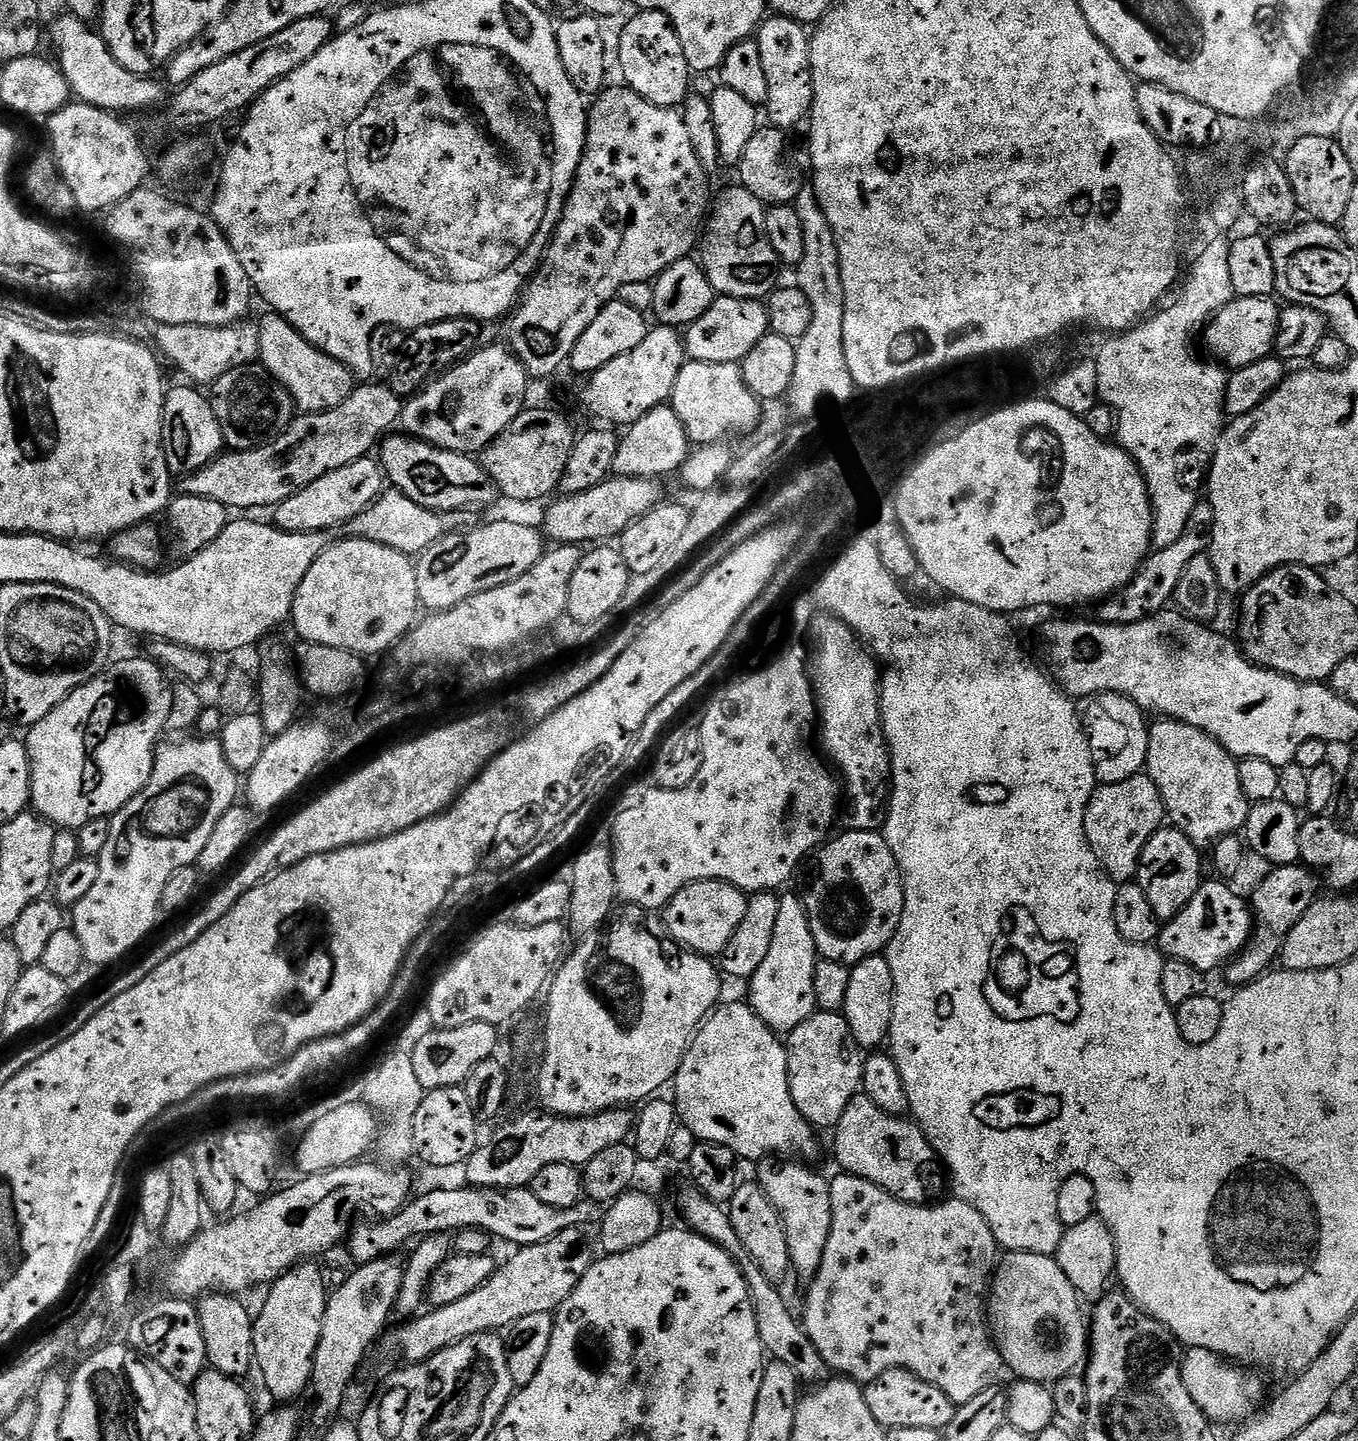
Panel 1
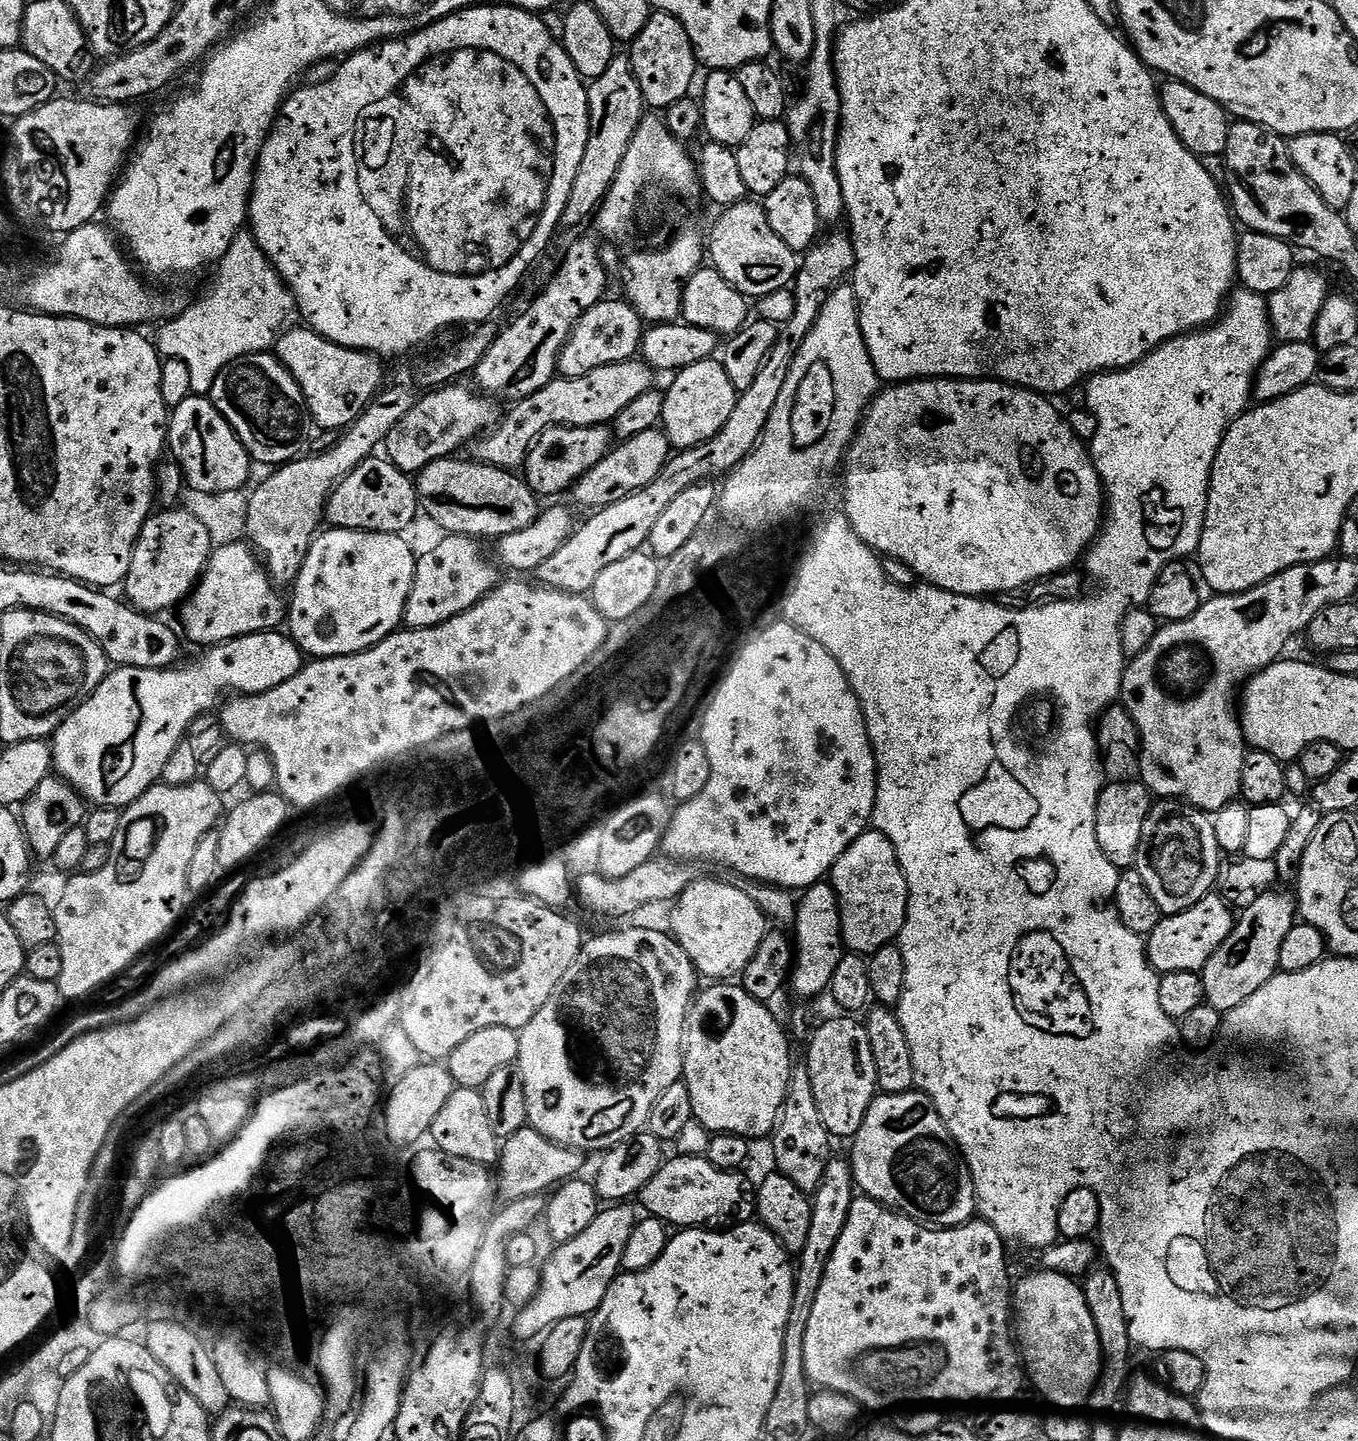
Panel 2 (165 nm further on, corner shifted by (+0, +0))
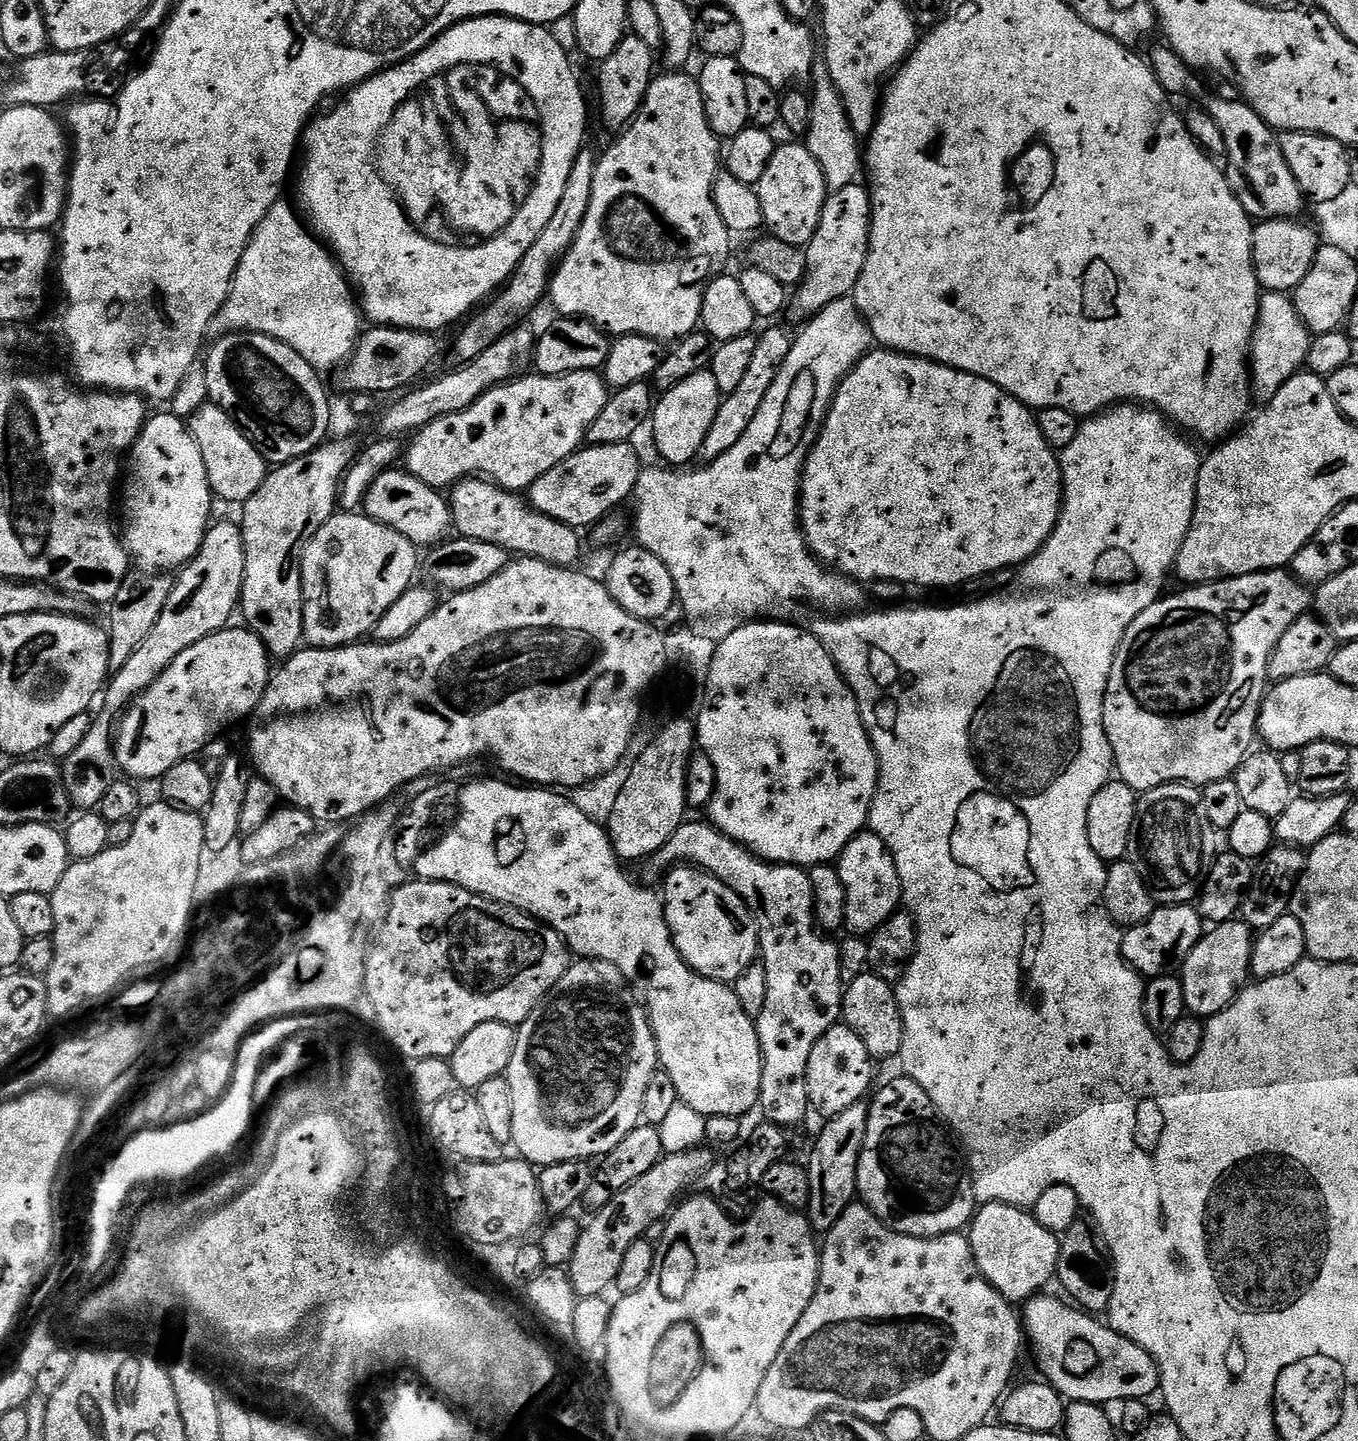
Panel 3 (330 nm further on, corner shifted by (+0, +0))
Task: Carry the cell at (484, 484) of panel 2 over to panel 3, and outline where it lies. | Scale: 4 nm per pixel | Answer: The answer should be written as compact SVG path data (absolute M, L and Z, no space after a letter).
M487 478L460 481L451 489L450 507L455 531L465 540L490 542L494 546L502 546L509 554L535 558L554 568L579 565L576 563L580 560L581 533L577 529L542 514L523 495L507 492Z

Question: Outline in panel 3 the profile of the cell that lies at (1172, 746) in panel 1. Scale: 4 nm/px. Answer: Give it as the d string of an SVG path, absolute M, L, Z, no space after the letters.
M1273 570L1270 572L1251 572L1245 576L1231 576L1229 580L1218 580L1211 584L1197 584L1195 586L1188 586L1183 589L1185 592L1176 592L1173 596L1165 595L1163 598L1156 600L1146 610L1142 610L1142 614L1138 614L1138 618L1134 618L1134 622L1130 622L1130 626L1126 630L1126 634L1122 638L1122 642L1118 646L1116 651L1116 657L1114 658L1114 666L1110 670L1110 678L1108 679L1108 685L1106 686L1106 694L1104 695L1104 729L1106 730L1106 736L1112 747L1112 758L1114 761L1115 771L1118 773L1119 779L1128 784L1138 794L1149 792L1151 788L1157 788L1163 784L1190 784L1193 786L1203 786L1205 784L1213 784L1219 780L1227 780L1235 777L1238 766L1244 760L1244 757L1249 752L1253 751L1255 741L1258 736L1258 725L1260 722L1260 708L1264 705L1264 697L1270 687L1270 681L1268 678L1268 663L1270 662L1270 654L1274 650L1274 646L1278 646L1278 638L1282 638L1282 634L1286 634L1286 630L1290 630L1290 626L1300 616L1305 615L1313 607L1314 596L1311 591L1305 585L1301 584L1291 571L1288 570Z

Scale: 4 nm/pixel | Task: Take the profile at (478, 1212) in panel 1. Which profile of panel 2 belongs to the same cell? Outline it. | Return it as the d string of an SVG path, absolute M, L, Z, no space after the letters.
M679 1154L665 1159L660 1168L652 1177L642 1186L638 1193L640 1199L639 1207L647 1215L652 1216L655 1220L664 1221L665 1225L671 1226L676 1230L685 1228L702 1228L711 1225L711 1220L716 1220L719 1216L728 1216L744 1200L744 1180L740 1177L741 1173L733 1169L722 1169L714 1166L703 1156L681 1156Z

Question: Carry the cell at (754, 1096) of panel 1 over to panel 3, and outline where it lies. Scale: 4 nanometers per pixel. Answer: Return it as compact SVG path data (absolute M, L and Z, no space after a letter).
M476 780L466 785L460 792L458 819L443 833L444 837L440 836L432 844L437 843L432 849L429 847L420 853L414 863L415 875L421 880L456 884L488 900L519 908L553 928L577 957L613 964L624 975L625 981L642 993L662 1071L674 1081L680 1103L706 1117L747 1117L747 1112L760 1102L764 1065L755 1019L742 1010L742 1002L738 1002L729 985L699 976L680 957L664 917L663 899L650 889L635 884L624 873L625 865L612 849L612 839L608 837L605 825L595 824L559 791L544 786L512 784L503 784L500 780Z

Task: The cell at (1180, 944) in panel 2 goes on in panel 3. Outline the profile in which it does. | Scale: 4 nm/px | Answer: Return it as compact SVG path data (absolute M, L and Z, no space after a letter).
M1192 904L1157 907L1144 924L1127 929L1122 936L1122 954L1128 967L1145 978L1165 975L1175 969L1206 933L1206 921Z

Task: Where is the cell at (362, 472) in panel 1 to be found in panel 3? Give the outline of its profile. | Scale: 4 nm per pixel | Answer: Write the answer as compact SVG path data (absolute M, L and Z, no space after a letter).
M407 470L396 471L383 472L373 482L362 505L363 515L382 526L390 526L390 530L402 534L402 538L406 538L411 544L435 546L441 543L454 528L449 501L445 497L443 500L440 497L443 495L437 489L414 478Z

